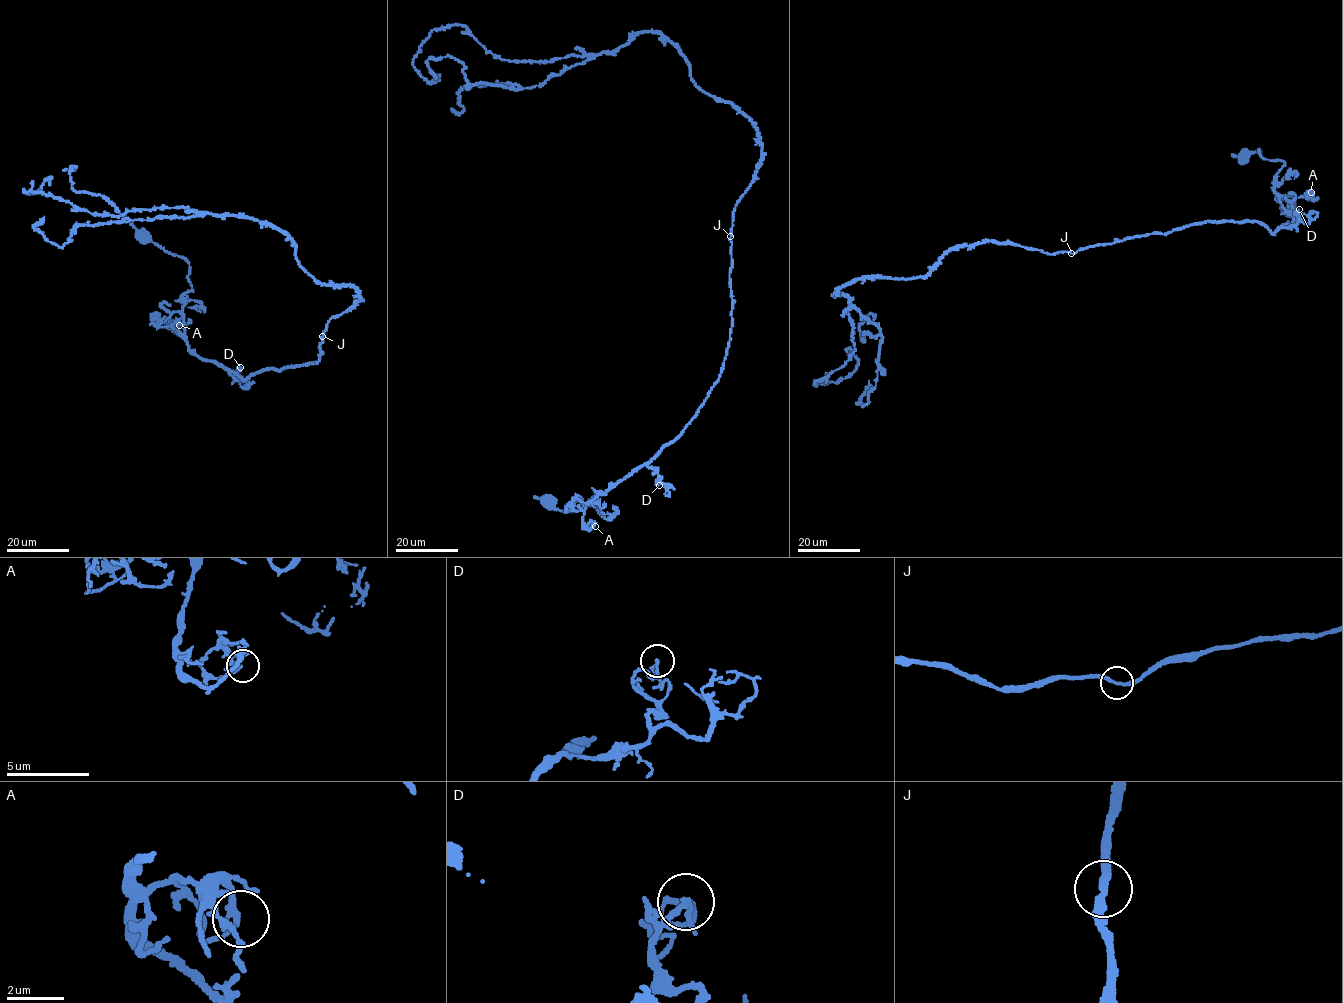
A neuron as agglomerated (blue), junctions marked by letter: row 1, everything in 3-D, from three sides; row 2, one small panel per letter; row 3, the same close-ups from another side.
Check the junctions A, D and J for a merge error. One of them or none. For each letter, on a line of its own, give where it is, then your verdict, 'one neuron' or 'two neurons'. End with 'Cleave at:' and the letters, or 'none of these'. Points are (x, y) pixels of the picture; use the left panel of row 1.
A: place (179, 325); one neuron
D: place (240, 367); one neuron
J: place (322, 336); one neuron
Cleave at: none of these

